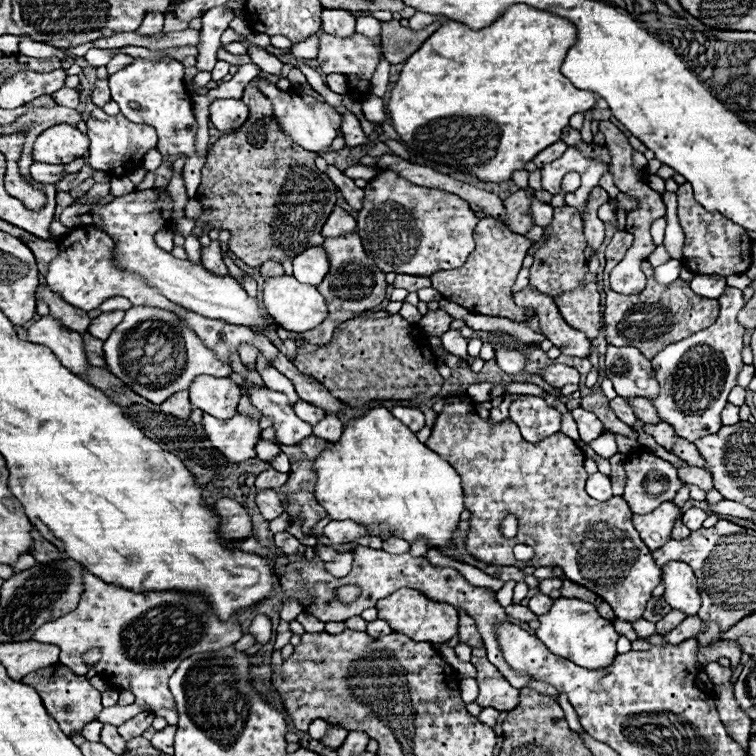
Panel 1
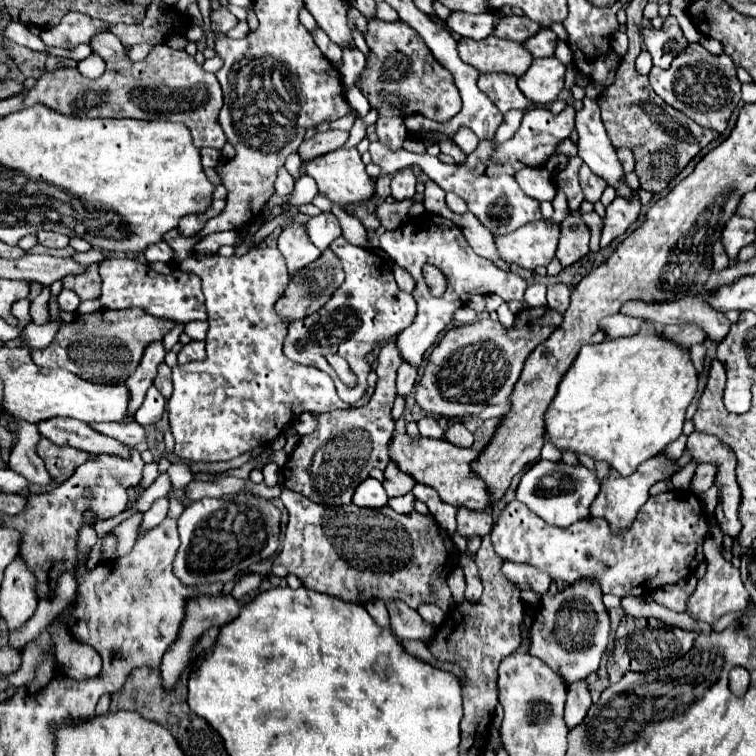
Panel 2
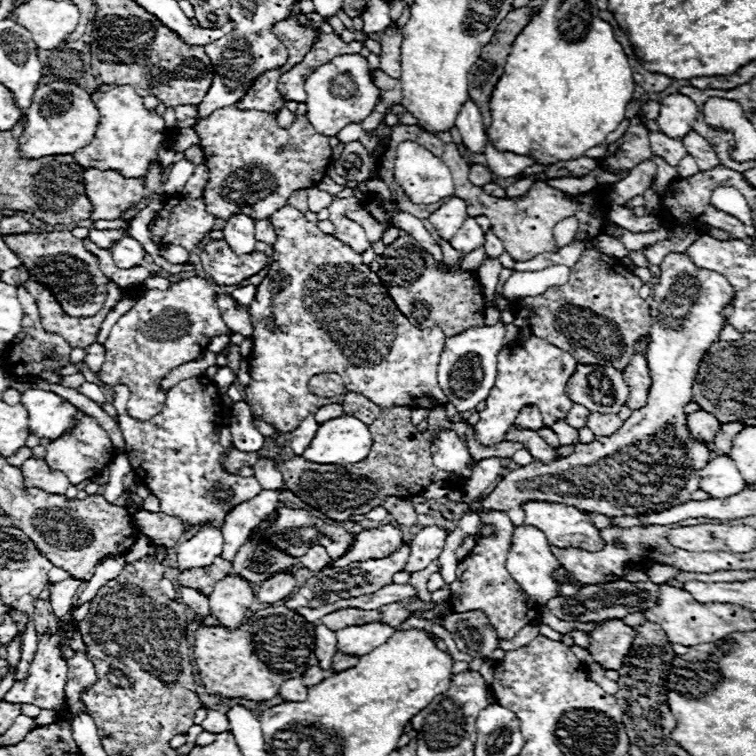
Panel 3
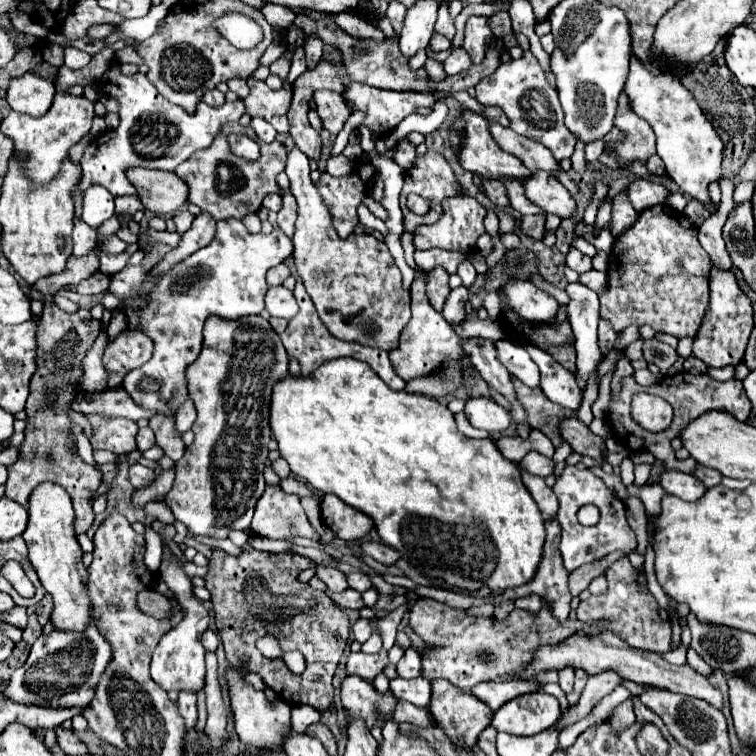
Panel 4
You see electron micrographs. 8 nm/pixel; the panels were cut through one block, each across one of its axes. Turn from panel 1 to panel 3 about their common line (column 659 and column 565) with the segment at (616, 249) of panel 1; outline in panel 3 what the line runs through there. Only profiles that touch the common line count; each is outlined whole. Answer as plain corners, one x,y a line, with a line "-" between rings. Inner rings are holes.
598,248
584,250
580,260
570,268
570,280
564,286
554,286
542,292
542,296
528,296
518,300
518,310
528,306
532,308
532,314
528,316
530,328
534,336
540,340
548,340
548,344
554,344
562,348
564,352
570,352
578,362
582,364
610,364
612,368
624,370
634,356
634,344
640,340
640,336
650,332
650,308
644,298
634,292
640,290
642,280
636,278
620,260
602,254

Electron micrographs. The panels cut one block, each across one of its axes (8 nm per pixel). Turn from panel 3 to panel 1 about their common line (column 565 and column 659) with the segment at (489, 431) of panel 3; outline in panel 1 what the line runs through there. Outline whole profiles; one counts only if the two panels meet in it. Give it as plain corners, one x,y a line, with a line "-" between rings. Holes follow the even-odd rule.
726,288
724,296
720,298
720,316
710,328
676,344
668,344
650,360
654,378
660,386
660,392
656,398
652,398
652,404
658,410
660,420
674,426
676,434
690,442
714,434
722,426
720,414
726,406
730,390
738,384
736,376
744,364
740,350
746,328
736,320
742,306
742,290
-
696,346
710,346
710,350

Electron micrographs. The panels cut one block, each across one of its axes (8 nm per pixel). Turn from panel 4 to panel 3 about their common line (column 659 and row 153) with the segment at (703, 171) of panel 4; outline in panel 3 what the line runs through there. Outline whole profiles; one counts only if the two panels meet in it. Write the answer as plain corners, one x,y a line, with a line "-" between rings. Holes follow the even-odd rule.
130,86
96,92
92,94
92,100
100,110
100,122
94,140
86,148
72,154
78,166
118,170
124,176
134,178
146,174
148,162
156,158
156,148
168,140
168,128
164,126
164,120
154,110
146,110
142,104
142,96
138,96

